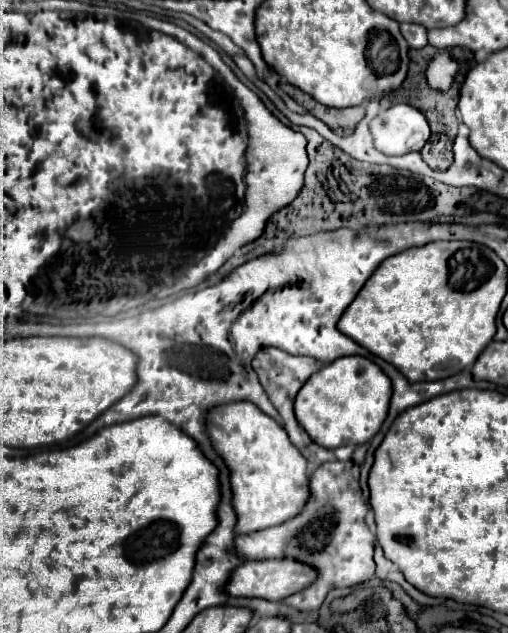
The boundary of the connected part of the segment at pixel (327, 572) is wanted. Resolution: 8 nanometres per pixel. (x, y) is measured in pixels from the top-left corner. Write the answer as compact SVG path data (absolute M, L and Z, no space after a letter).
M351 460L325 462L311 474L309 486L311 486L311 496L307 500L307 506L291 522L235 538L237 550L247 560L283 556L283 558L297 558L319 570L319 578L315 584L283 600L297 610L315 610L323 604L325 596L333 588L349 588L355 584L363 584L375 576L375 562L373 562L375 534L365 524L367 506L361 500L359 466Z

